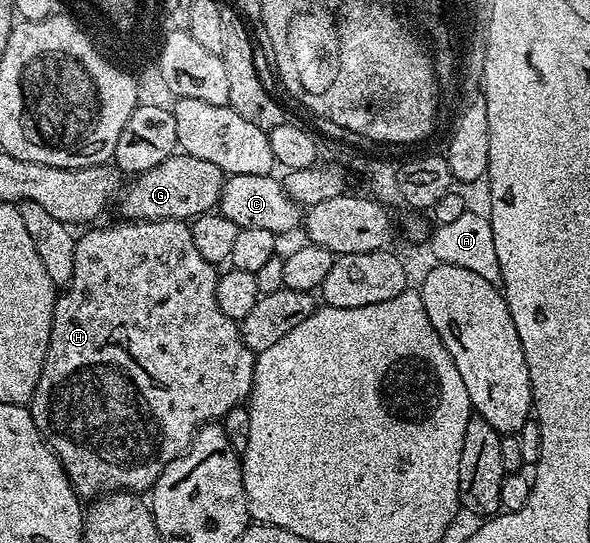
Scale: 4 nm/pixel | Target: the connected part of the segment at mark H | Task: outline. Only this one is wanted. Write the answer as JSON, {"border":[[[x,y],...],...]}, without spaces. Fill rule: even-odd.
{"border":[[[173,219],[124,220],[122,224],[103,225],[100,229],[88,228],[83,231],[88,233],[78,234],[73,259],[73,279],[56,296],[47,358],[43,364],[41,379],[37,379],[37,387],[29,402],[33,423],[37,423],[37,431],[41,431],[47,446],[58,455],[63,470],[66,471],[71,486],[75,488],[75,493],[80,499],[98,499],[120,491],[150,490],[161,475],[161,471],[165,471],[165,467],[169,467],[173,459],[177,459],[191,446],[191,440],[195,438],[195,433],[202,425],[218,422],[233,407],[243,405],[250,398],[253,387],[253,371],[257,355],[243,341],[240,322],[229,319],[229,315],[225,315],[225,311],[219,309],[217,305],[219,273],[216,266],[211,265],[209,259],[201,255],[201,251],[197,251],[190,224]]]}

